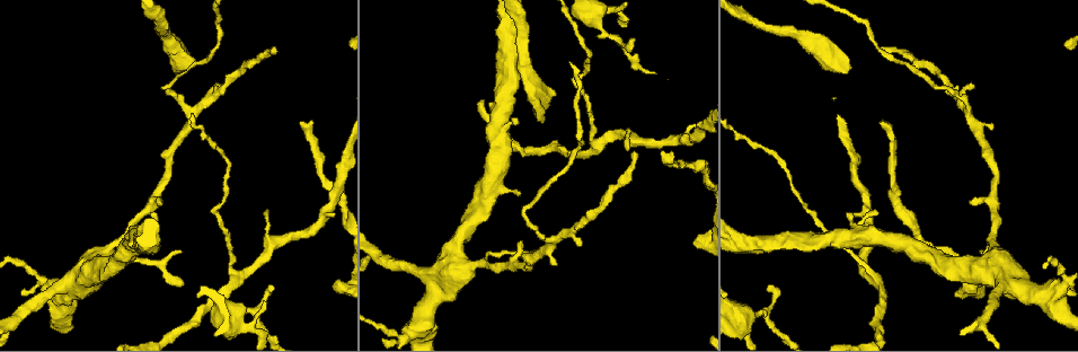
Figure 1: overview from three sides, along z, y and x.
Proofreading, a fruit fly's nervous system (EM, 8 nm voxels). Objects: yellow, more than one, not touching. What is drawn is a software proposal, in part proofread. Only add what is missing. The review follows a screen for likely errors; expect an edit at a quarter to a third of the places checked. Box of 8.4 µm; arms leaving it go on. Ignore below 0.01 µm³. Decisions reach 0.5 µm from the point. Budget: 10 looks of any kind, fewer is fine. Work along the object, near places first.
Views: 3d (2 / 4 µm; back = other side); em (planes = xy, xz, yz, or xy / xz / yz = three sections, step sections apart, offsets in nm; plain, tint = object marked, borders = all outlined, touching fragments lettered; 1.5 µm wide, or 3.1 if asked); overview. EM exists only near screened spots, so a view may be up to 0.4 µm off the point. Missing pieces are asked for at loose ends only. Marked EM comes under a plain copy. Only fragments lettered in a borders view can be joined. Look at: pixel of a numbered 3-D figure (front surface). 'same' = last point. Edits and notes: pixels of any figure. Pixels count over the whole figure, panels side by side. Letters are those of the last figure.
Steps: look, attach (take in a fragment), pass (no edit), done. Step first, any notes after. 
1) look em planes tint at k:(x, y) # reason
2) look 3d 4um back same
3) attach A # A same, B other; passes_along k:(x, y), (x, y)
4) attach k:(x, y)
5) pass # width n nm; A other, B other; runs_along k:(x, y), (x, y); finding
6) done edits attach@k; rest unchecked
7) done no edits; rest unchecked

look 3d 2um at 1:(274, 47) # long arm stops here

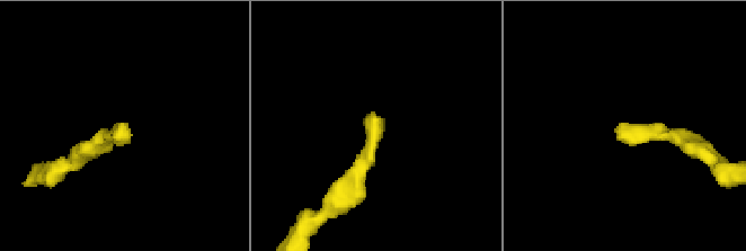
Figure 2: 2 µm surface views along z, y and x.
look em xy step 8 tint at 2:(127, 126)

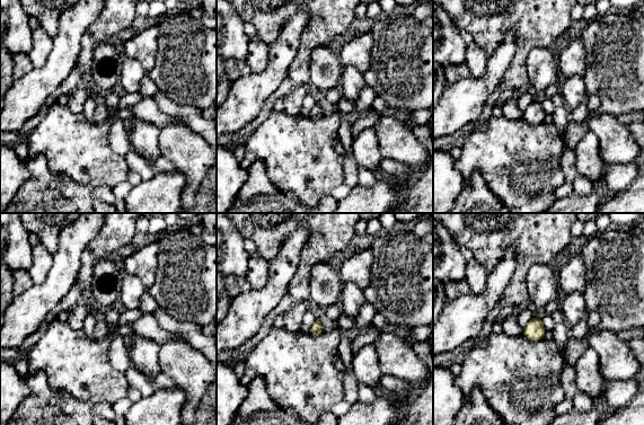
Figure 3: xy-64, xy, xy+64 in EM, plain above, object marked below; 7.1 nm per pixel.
look em yz step 4 borders same

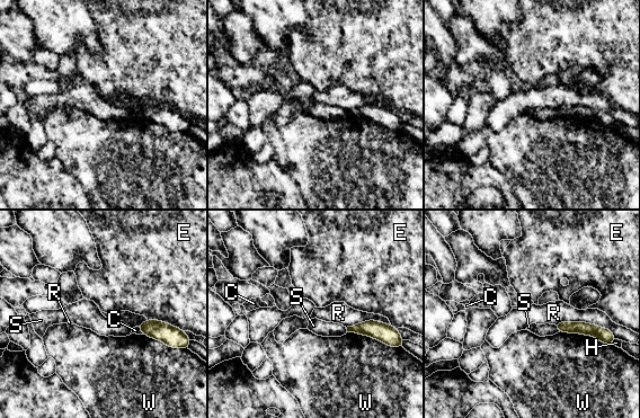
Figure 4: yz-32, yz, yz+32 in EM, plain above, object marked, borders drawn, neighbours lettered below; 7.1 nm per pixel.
pass # longest_contact R 380 nm; C other, E other, H other, R other, S other, W other; border 4:(554, 323), (589, 322), (607, 329); none of them fits

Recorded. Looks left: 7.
look 3d 2um at 1:(850, 69) # thick end

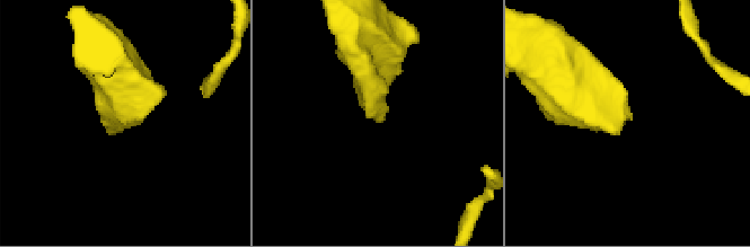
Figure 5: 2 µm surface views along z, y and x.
look em yz step 8 borders at 5:(630, 116)

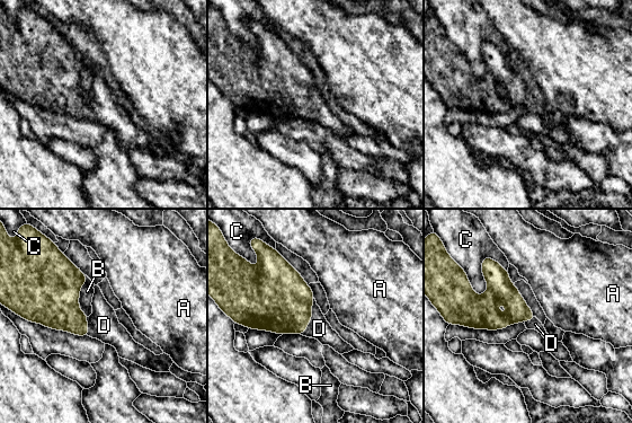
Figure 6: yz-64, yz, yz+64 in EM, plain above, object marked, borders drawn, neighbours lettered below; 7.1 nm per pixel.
attach D # longest_contact C 300 nm; A other, B other, C other, D same; it goes on there

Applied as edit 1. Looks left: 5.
look overview

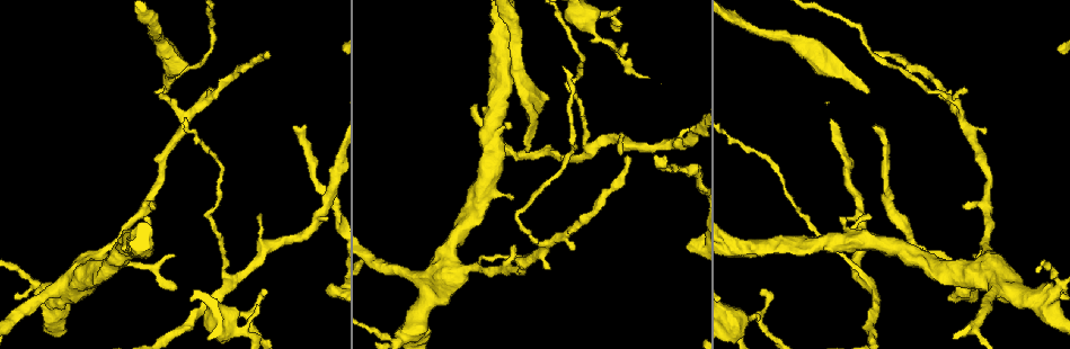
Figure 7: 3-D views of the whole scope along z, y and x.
look 3d 2um at 7:(511, 200) # stops while still wide

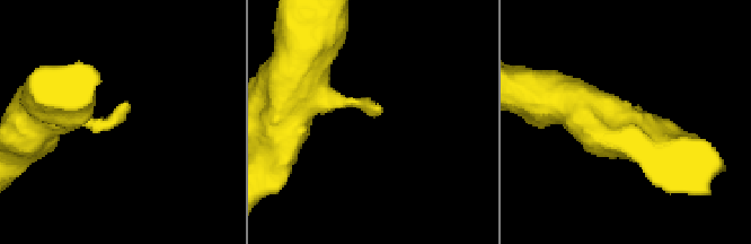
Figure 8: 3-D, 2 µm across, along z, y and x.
look em planes borders at 8:(129, 109) # shape alone is not enough

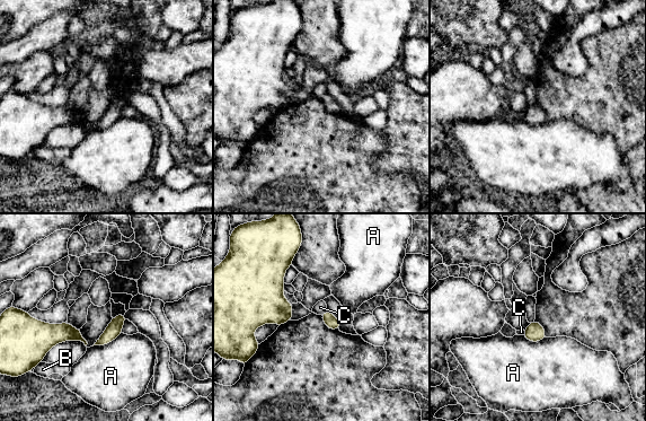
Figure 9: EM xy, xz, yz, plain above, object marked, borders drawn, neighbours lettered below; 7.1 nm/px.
pass # longest_contact A 240 nm; A other, B other, C other; border 9:(122, 333), (107, 343), (93, 347); no lettered fragment goes on from it

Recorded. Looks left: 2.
look em planes borders at 7:(653, 157) # thin end

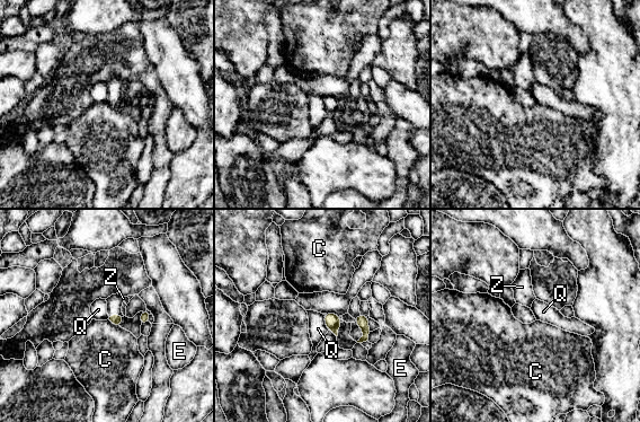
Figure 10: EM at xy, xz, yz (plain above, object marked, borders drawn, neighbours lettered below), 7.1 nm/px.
attach Z # width 80 nm; C other, E other, Q other, Z same; it goes on there

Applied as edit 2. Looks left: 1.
done edits attach@6, attach@10; rest unchecked

